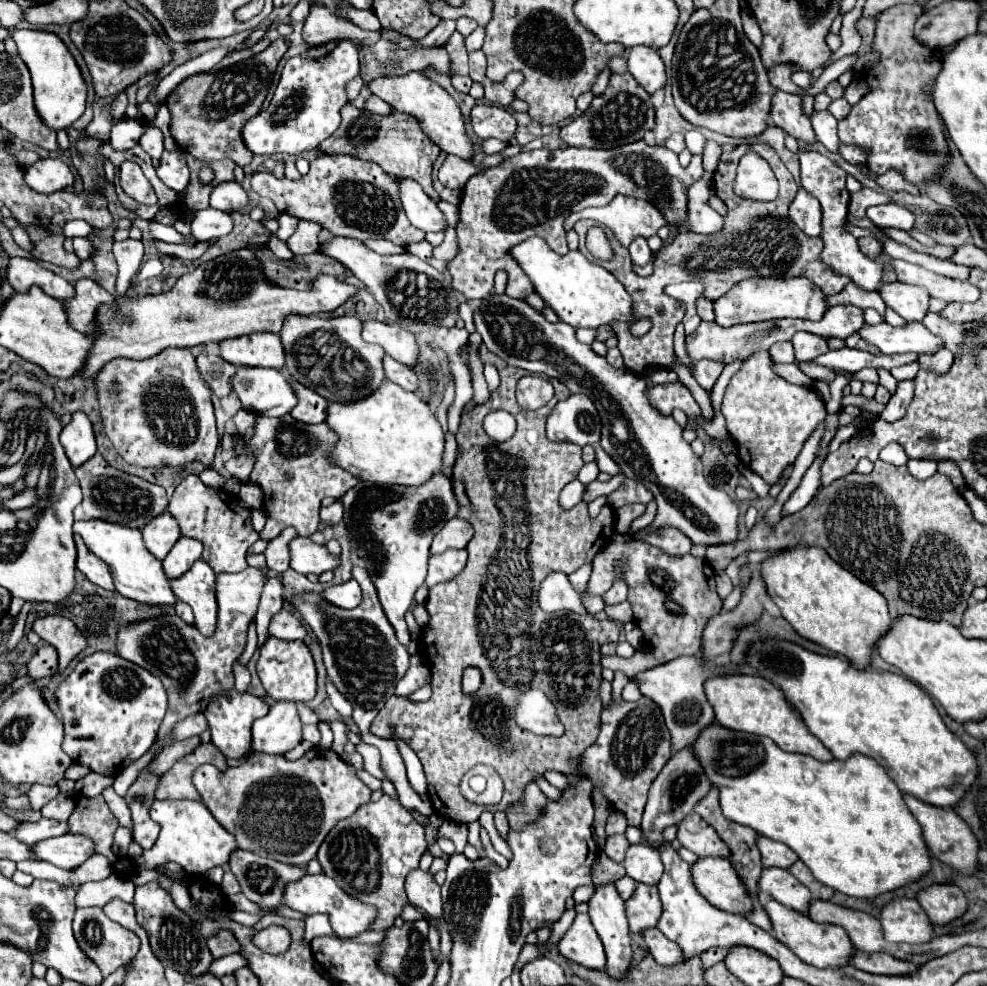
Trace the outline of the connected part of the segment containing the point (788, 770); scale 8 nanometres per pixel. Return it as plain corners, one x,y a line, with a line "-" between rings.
717,723
709,725
707,729
703,729
703,733
699,735
699,739
693,743
693,749
707,773
707,777
711,777
711,783
715,787
719,787
719,799
721,799
721,809
725,813
727,819
735,821
735,823
741,823
741,825
747,825
747,827
753,827
759,835
765,835
773,841
779,841
779,843
785,843
787,847
791,847
799,859
811,869
813,877
835,889
835,891
841,891
849,897
857,897
857,899
875,899
877,895
883,895
883,893
889,893
889,891
895,891
899,887
905,887
913,881
919,881
923,875
927,875
931,871
931,855
929,855
929,847
923,839
923,831
921,831
921,825
917,823
917,819
913,817
913,813
907,809
905,801
903,801
903,795
899,791
899,787
895,785
895,781
887,775
887,771
883,767
877,765
877,761
871,761
871,757
863,757
863,755
855,755
855,757
849,757
847,761
829,761
829,763
823,763
823,761
817,761
809,755
795,755
795,753
787,753
783,749
779,749
771,739
767,737
759,737
759,735
751,735
751,733
739,733
739,731
731,731
731,729
725,729

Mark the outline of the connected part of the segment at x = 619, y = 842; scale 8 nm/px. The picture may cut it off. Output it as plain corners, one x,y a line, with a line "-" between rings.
613,835
605,841
605,847
603,847
603,853
613,859
615,863
623,863
625,859
625,849
629,847
629,841
625,835

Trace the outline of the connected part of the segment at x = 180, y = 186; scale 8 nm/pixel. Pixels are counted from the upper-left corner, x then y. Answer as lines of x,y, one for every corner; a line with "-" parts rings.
181,150
165,151
159,159
157,177
173,191
183,193
189,183
189,168
185,153

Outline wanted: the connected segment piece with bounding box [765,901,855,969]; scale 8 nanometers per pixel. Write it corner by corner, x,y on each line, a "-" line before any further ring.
769,901
765,905
765,911
773,923
773,935
785,943
797,957
801,957
807,965
813,965
817,969
841,969
849,965
851,955
855,955
855,947
851,939
847,937
847,931
841,927
831,925
819,925
811,921
805,913
797,913
777,901

